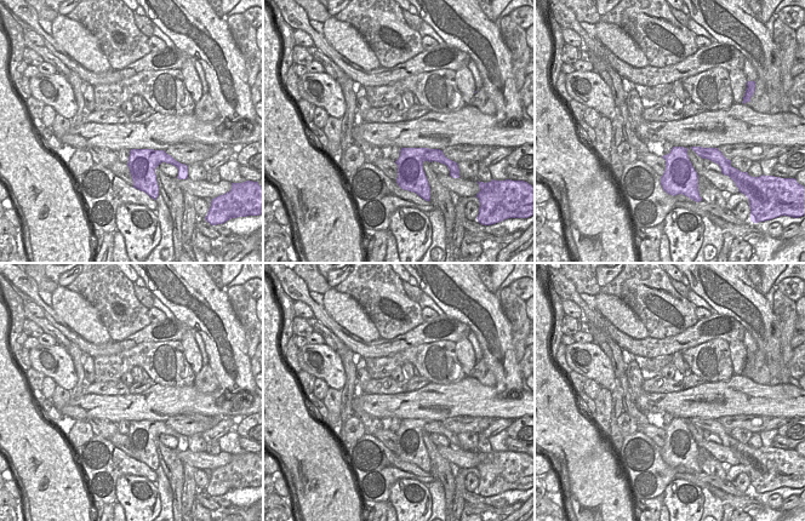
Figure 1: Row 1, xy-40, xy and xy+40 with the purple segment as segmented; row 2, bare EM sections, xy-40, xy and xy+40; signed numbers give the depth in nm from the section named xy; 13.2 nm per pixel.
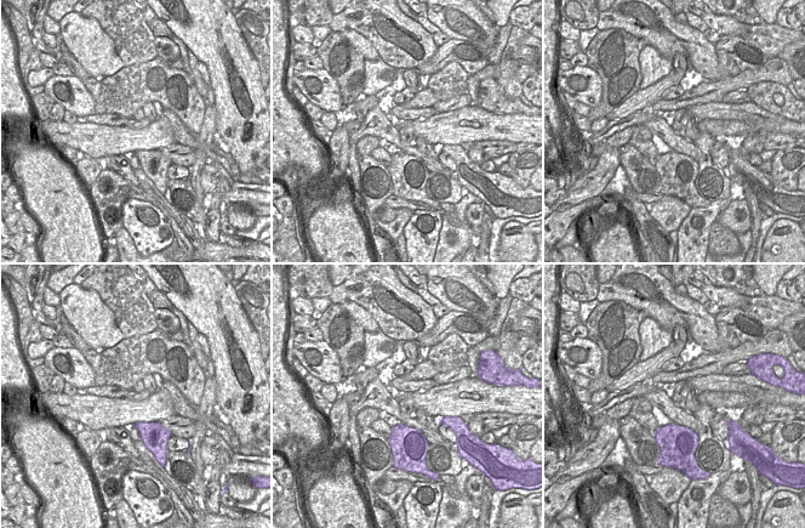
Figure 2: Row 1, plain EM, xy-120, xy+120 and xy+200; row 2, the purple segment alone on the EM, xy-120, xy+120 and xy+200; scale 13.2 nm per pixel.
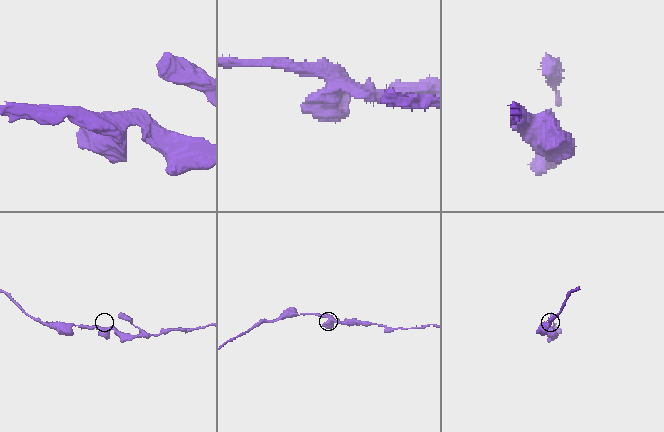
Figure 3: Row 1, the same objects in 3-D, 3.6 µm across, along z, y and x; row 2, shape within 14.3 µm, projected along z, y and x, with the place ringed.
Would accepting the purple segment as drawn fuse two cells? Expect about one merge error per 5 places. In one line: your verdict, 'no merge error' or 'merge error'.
no merge error

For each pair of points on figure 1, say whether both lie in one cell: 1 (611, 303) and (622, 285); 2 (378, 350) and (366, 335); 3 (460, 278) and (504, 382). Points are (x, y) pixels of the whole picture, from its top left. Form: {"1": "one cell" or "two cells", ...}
{"1": "two cells", "2": "two cells", "3": "one cell"}

